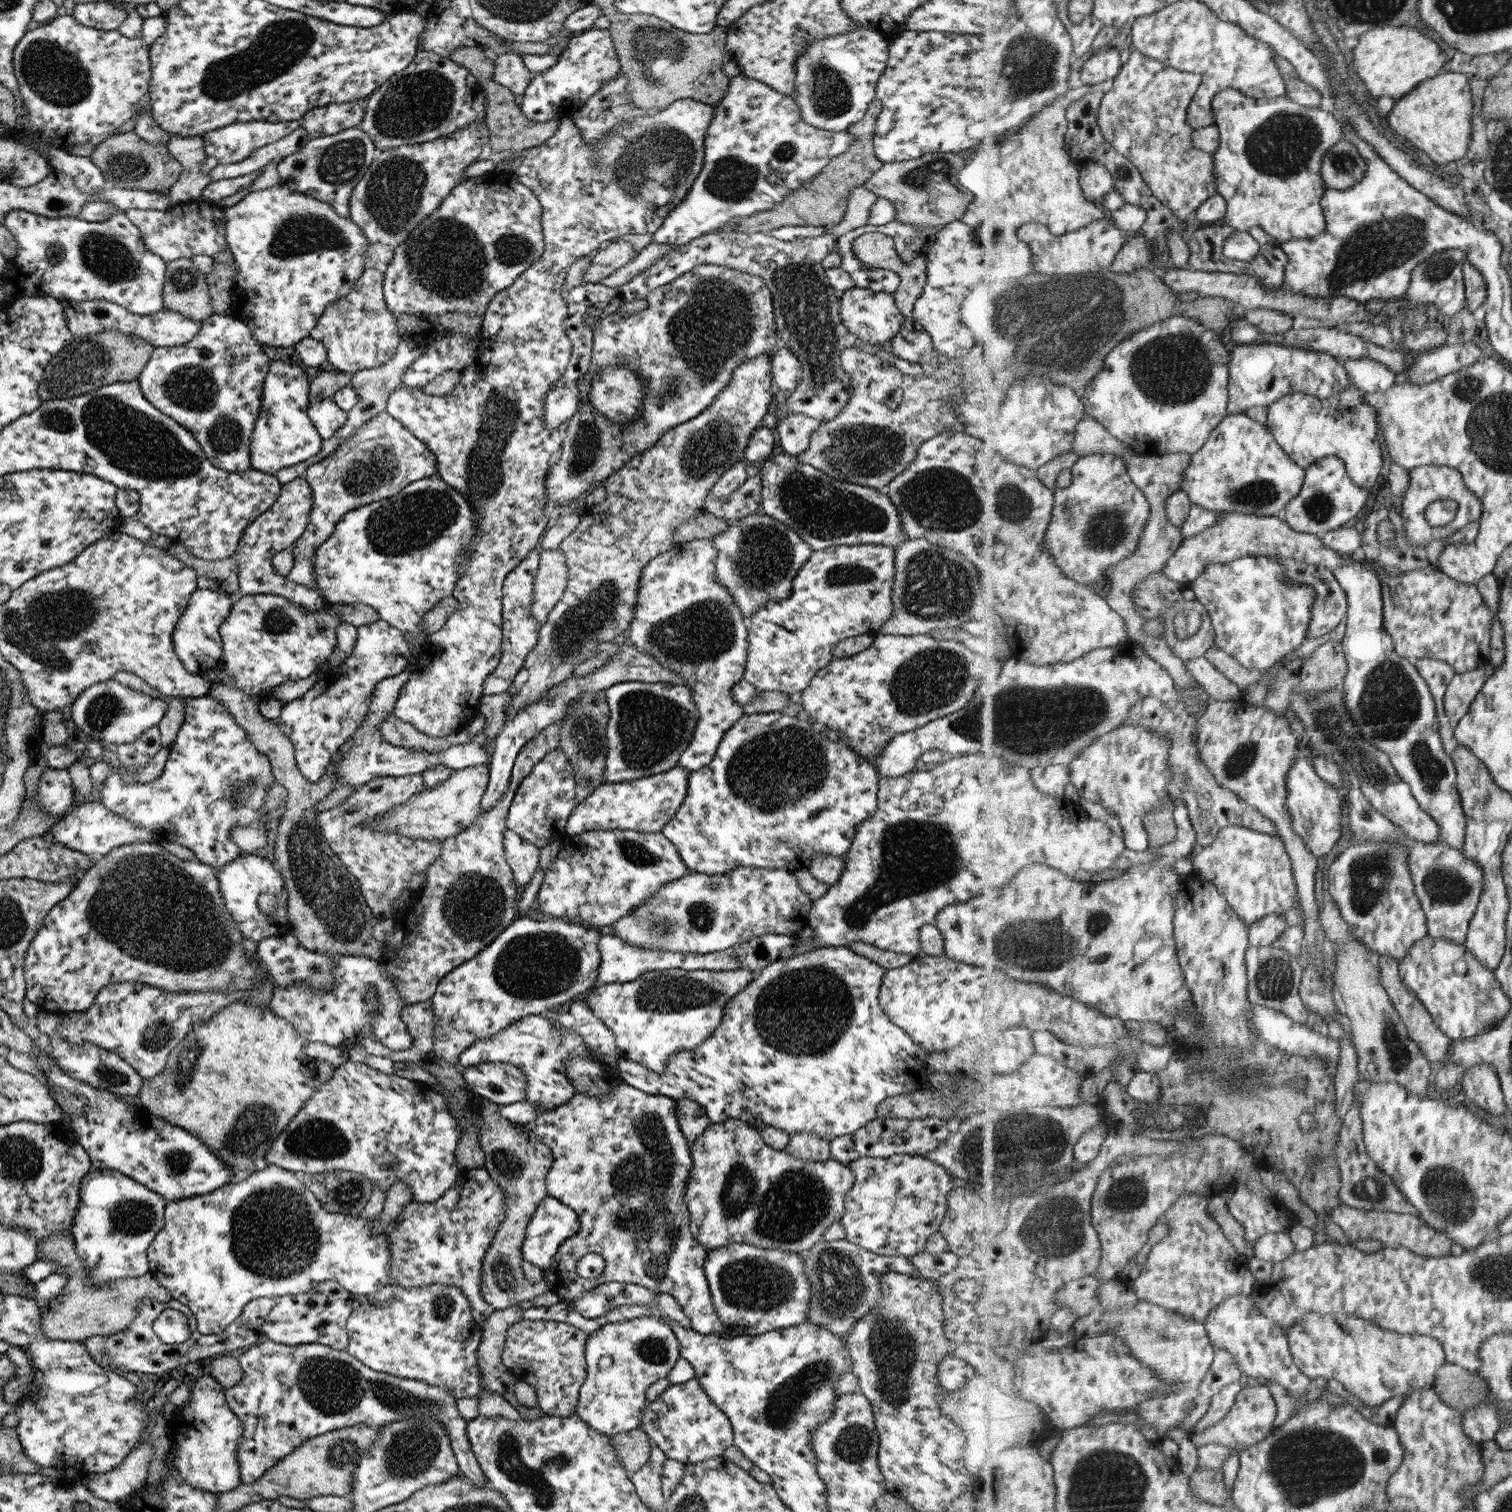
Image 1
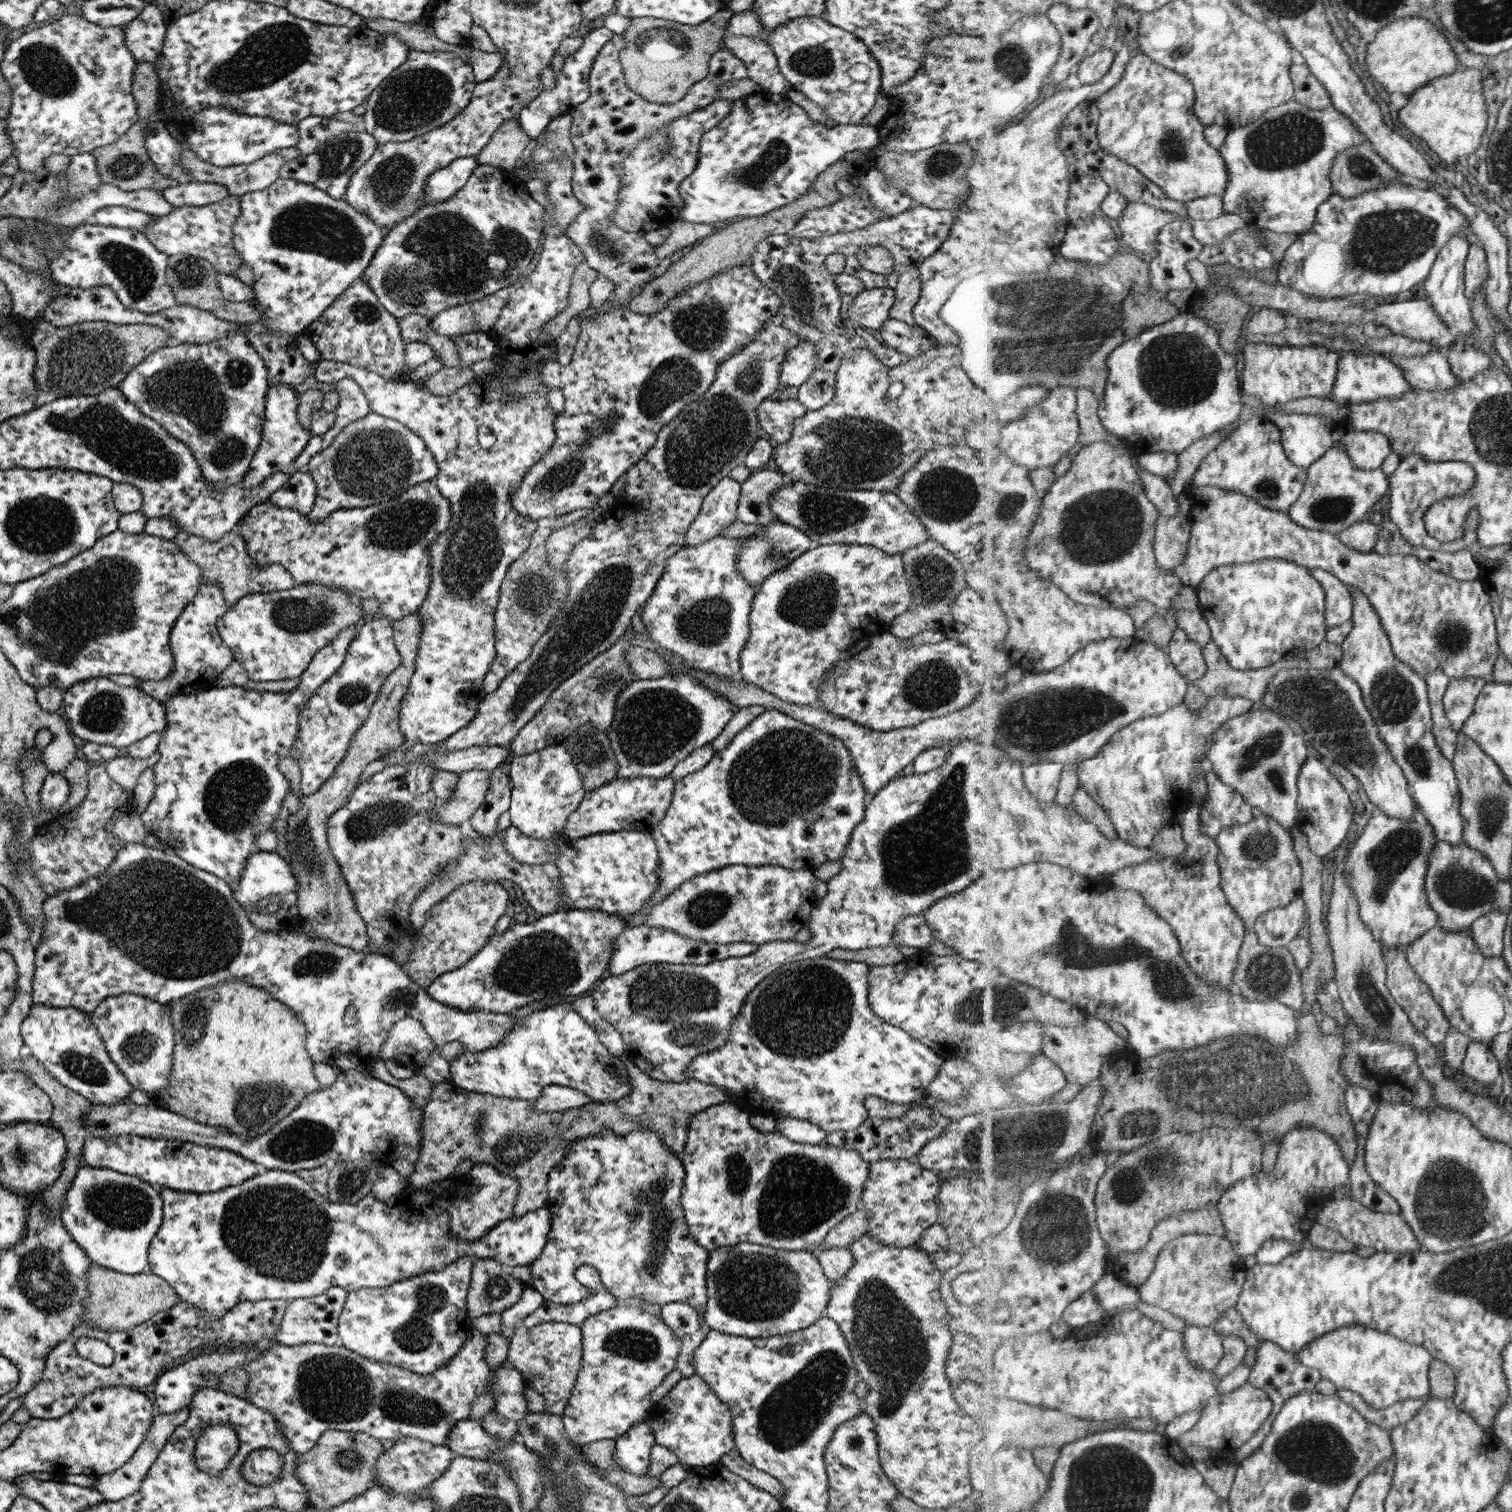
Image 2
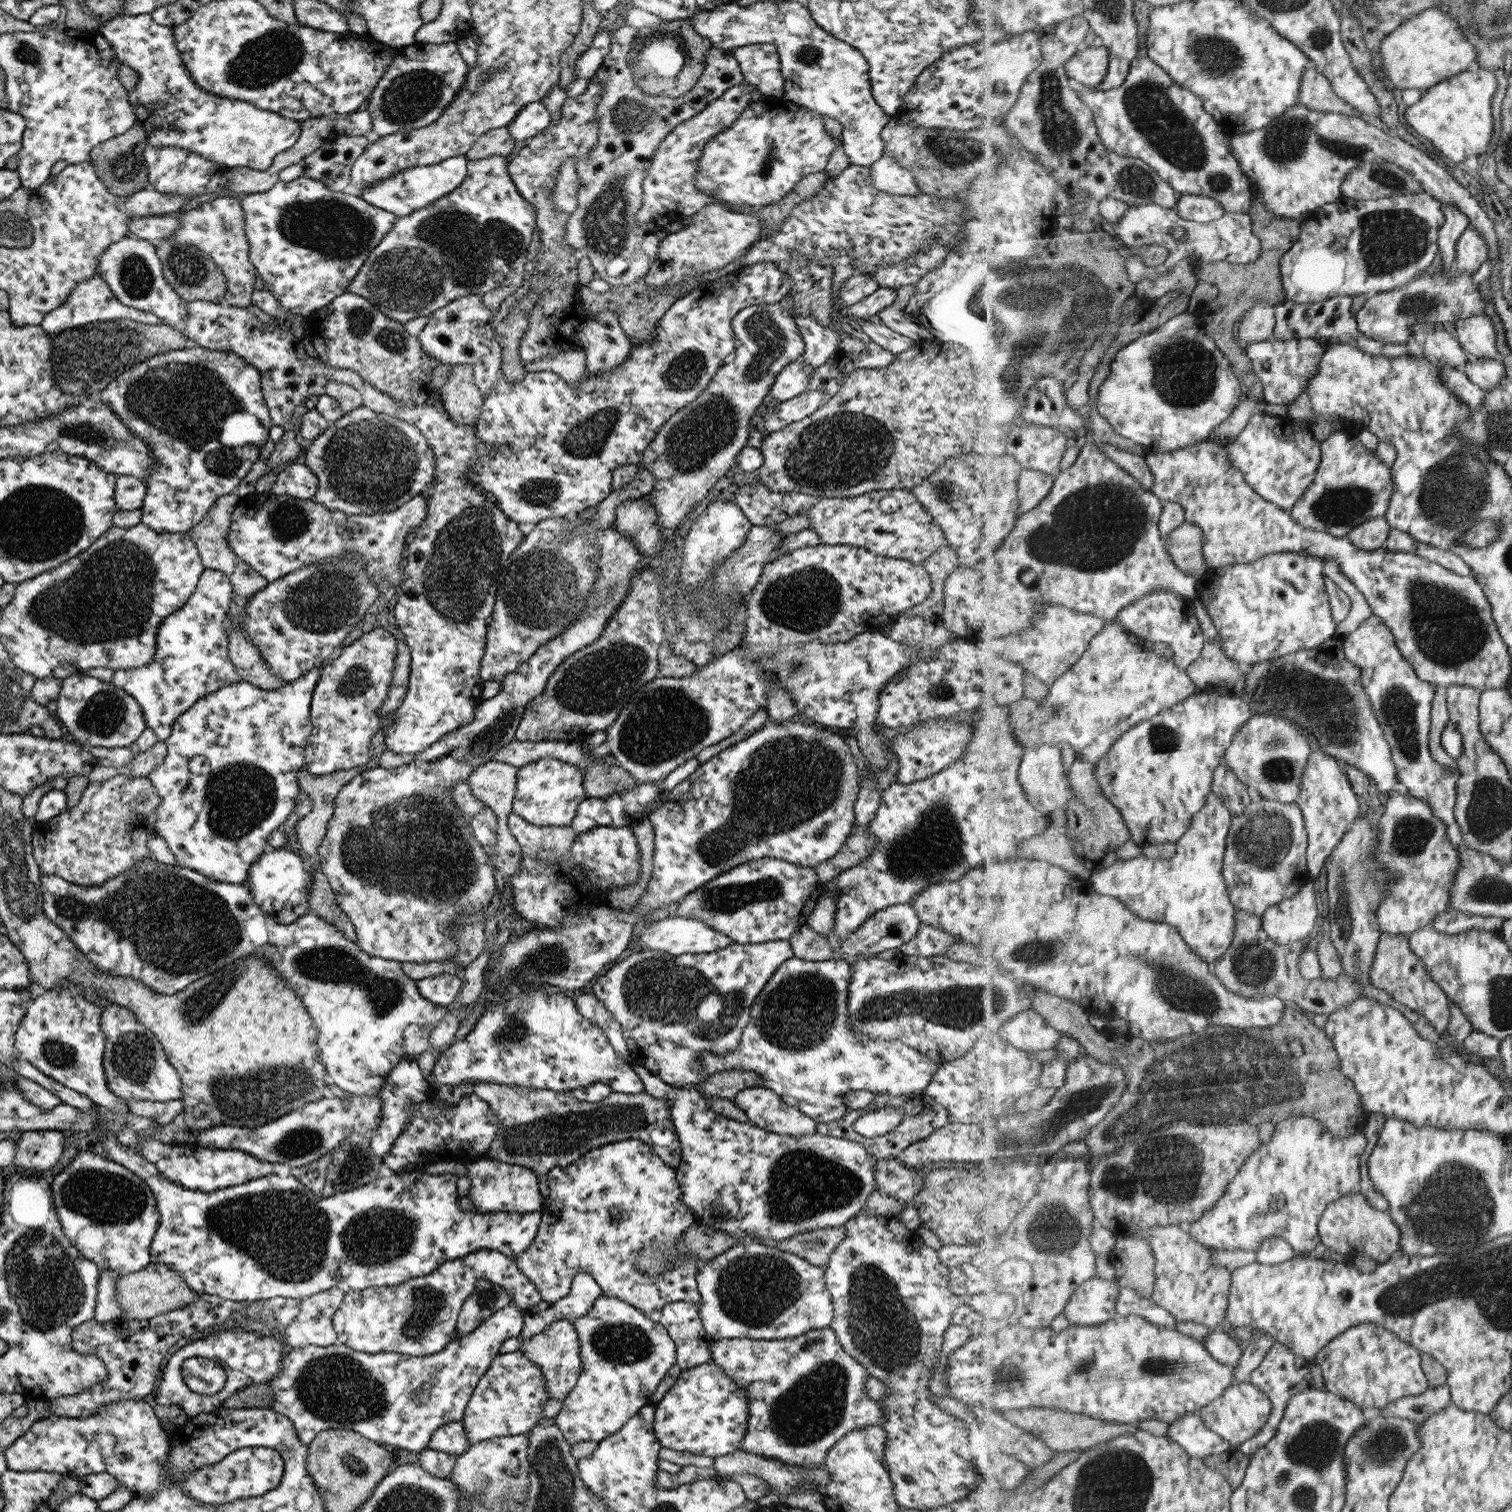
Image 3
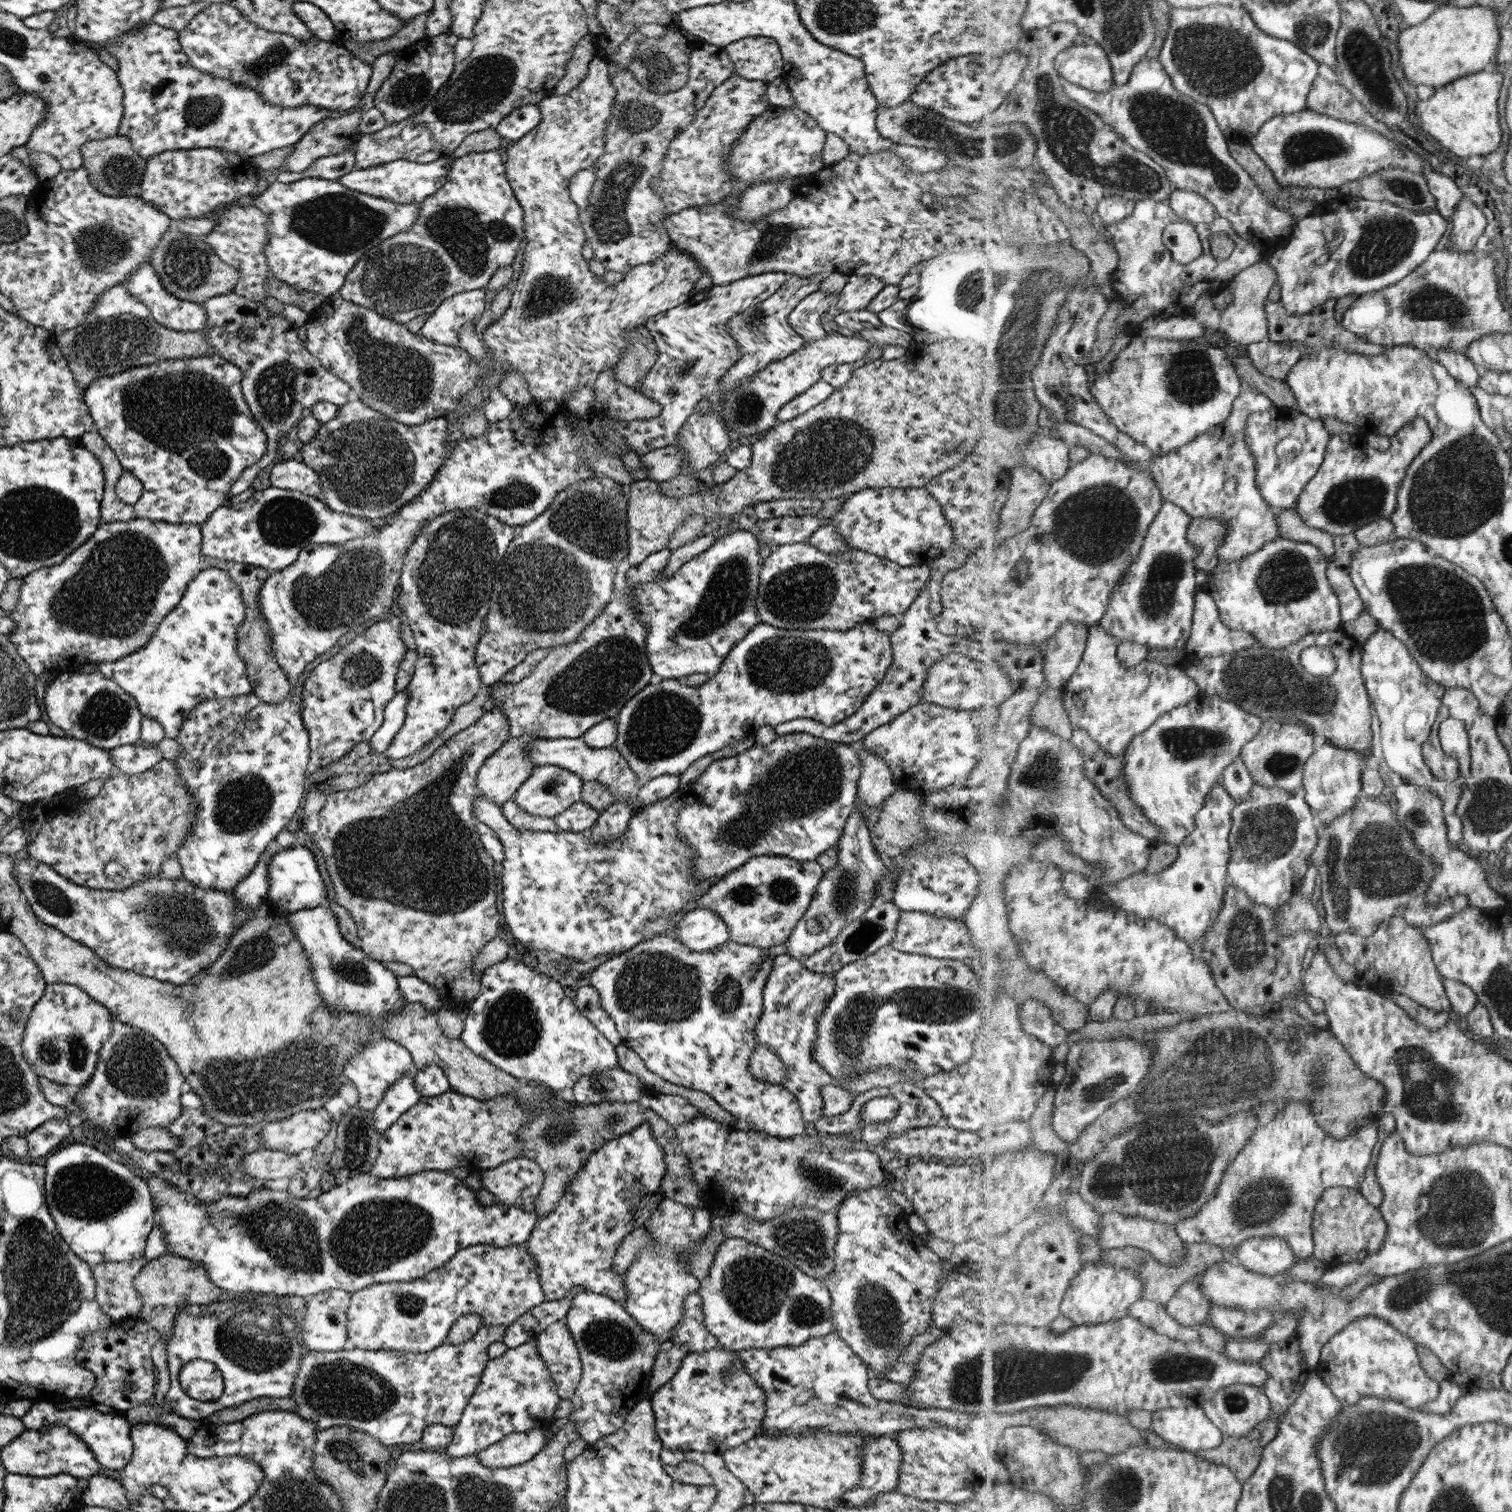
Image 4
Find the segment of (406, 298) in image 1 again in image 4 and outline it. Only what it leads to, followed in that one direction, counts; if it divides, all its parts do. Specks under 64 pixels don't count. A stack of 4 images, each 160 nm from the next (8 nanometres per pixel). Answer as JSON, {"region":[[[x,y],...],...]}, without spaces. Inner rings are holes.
{"region":[[[496,149],[469,153],[451,161],[443,184],[425,197],[409,230],[394,234],[364,252],[351,272],[347,272],[337,295],[361,307],[370,308],[381,318],[405,324],[417,315],[430,315],[448,297],[485,289],[497,268],[511,265],[523,240],[522,208],[505,178],[505,167]]]}

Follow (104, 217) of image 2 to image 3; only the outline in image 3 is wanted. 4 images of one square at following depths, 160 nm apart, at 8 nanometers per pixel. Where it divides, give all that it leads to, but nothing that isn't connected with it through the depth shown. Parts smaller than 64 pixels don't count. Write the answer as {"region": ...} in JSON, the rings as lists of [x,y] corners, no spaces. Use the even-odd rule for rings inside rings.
{"region":[[[167,215],[138,216],[138,218],[130,218],[126,227],[130,236],[154,242],[170,236],[172,230],[180,227],[180,220]]]}

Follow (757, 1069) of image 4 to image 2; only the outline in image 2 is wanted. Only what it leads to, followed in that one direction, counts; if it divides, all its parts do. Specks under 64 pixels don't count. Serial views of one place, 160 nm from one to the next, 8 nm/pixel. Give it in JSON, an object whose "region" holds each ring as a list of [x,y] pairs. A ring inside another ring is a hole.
{"region":[[[636,1069],[631,1070],[630,1083],[631,1090],[619,1100],[591,1102],[551,1112],[533,1108],[532,1100],[508,1099],[469,1092],[453,1084],[435,1083],[431,1087],[430,1099],[422,1108],[420,1149],[408,1182],[416,1189],[426,1188],[436,1180],[450,1176],[463,1158],[488,1164],[518,1180],[520,1187],[511,1216],[518,1217],[541,1208],[547,1201],[548,1172],[561,1162],[568,1142],[588,1134],[598,1134],[604,1128],[612,1134],[629,1134],[650,1128],[660,1136],[662,1144],[679,1157],[686,1141],[689,1117],[711,1105],[727,1103],[732,1098],[729,1091],[700,1080],[661,1082]]]}

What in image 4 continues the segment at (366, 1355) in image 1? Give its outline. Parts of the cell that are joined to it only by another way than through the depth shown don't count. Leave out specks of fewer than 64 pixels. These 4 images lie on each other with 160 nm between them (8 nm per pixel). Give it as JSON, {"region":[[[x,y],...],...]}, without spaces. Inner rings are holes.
{"region":[[[475,1244],[459,1250],[445,1265],[427,1272],[421,1278],[409,1282],[381,1282],[361,1288],[349,1296],[346,1308],[346,1338],[348,1346],[364,1351],[430,1352],[446,1340],[449,1329],[464,1314],[478,1314],[480,1324],[509,1326],[526,1310],[545,1301],[535,1258],[524,1244],[495,1248],[487,1244]]]}

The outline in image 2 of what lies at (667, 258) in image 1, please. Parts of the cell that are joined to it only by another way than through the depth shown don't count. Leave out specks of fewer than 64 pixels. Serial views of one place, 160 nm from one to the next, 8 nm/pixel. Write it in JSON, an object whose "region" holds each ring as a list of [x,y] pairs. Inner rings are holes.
{"region":[[[914,204],[895,216],[851,232],[836,232],[819,238],[803,239],[793,238],[788,234],[768,236],[757,243],[751,259],[747,263],[741,263],[741,266],[745,265],[745,268],[749,268],[751,274],[779,298],[778,312],[782,318],[783,328],[795,334],[798,341],[813,342],[818,348],[814,371],[802,385],[798,386],[797,390],[796,400],[806,408],[806,411],[819,410],[832,400],[836,370],[839,368],[842,356],[848,354],[852,348],[866,348],[883,366],[894,367],[906,359],[900,352],[877,342],[855,322],[839,316],[840,293],[836,291],[833,275],[823,266],[825,256],[835,252],[843,254],[844,274],[857,278],[864,289],[893,289],[902,273],[916,268],[925,258],[938,250],[947,238],[954,220],[954,211],[930,209]],[[866,246],[882,246],[890,252],[893,260],[891,272],[877,276],[861,268],[856,260],[856,254]]]}

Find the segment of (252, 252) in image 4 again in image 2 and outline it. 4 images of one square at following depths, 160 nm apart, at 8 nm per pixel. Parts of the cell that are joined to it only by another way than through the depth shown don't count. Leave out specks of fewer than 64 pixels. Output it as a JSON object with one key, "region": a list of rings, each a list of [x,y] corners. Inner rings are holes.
{"region":[[[227,195],[217,202],[205,206],[177,206],[169,214],[154,216],[142,233],[159,251],[167,256],[186,254],[207,260],[216,273],[234,276],[236,267],[243,266],[241,257],[232,243],[231,225],[239,216],[240,197]]]}

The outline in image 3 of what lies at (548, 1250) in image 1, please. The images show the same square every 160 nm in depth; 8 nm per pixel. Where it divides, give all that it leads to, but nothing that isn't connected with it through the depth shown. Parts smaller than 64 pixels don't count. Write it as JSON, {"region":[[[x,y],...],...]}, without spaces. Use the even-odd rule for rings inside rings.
{"region":[[[101,1133],[94,1138],[98,1142],[97,1149],[104,1157],[120,1164],[123,1168],[138,1176],[149,1187],[151,1194],[154,1196],[159,1215],[159,1225],[157,1225],[155,1235],[151,1240],[149,1262],[151,1264],[167,1264],[175,1272],[178,1272],[179,1276],[183,1277],[183,1282],[185,1282],[187,1288],[191,1288],[198,1295],[217,1296],[223,1300],[247,1303],[265,1302],[276,1297],[303,1300],[328,1289],[340,1289],[344,1294],[347,1294],[361,1292],[369,1288],[396,1286],[418,1276],[428,1275],[443,1262],[456,1260],[479,1250],[495,1250],[503,1254],[503,1256],[516,1260],[523,1250],[529,1249],[529,1244],[533,1242],[541,1220],[540,1211],[519,1214],[516,1212],[476,1213],[475,1211],[460,1210],[457,1207],[458,1196],[456,1195],[455,1184],[457,1177],[450,1173],[427,1174],[418,1168],[413,1168],[408,1173],[397,1173],[389,1177],[374,1178],[369,1184],[363,1184],[363,1186],[347,1190],[347,1192],[335,1192],[335,1194],[331,1194],[327,1198],[307,1198],[307,1188],[303,1184],[299,1184],[295,1178],[291,1178],[291,1175],[278,1176],[275,1173],[216,1191],[199,1192],[183,1188],[165,1178],[155,1168],[154,1164],[145,1160],[139,1153],[129,1147],[121,1146],[113,1133]]]}

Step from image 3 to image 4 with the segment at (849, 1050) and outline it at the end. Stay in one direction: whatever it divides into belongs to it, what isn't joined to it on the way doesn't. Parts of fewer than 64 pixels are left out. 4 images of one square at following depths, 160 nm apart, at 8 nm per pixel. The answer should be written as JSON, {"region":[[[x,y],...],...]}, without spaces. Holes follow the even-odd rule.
{"region":[[[783,953],[772,958],[771,968],[762,987],[762,1011],[755,1023],[755,1034],[759,1045],[769,1047],[781,1059],[788,1075],[783,1085],[792,1095],[795,1095],[800,1106],[802,1120],[808,1125],[821,1117],[822,1100],[819,1089],[823,1085],[833,1085],[847,1088],[849,1092],[862,1093],[874,1086],[888,1087],[895,1083],[921,1085],[925,1076],[904,1076],[900,1070],[892,1066],[882,1066],[868,1072],[858,1072],[848,1076],[847,1080],[832,1078],[826,1074],[810,1056],[810,1050],[816,1037],[817,1020],[820,1012],[827,1004],[834,987],[833,972],[829,974],[813,974],[801,965],[801,960],[791,958]]]}

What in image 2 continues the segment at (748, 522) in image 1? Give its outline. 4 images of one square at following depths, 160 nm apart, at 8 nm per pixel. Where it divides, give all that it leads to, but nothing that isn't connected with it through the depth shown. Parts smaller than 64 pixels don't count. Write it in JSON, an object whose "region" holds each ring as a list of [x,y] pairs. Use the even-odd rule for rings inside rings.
{"region":[[[777,520],[761,525],[759,534],[741,538],[737,559],[739,574],[755,589],[772,572],[786,567],[791,559],[810,549],[809,537],[798,528],[783,524]]]}

